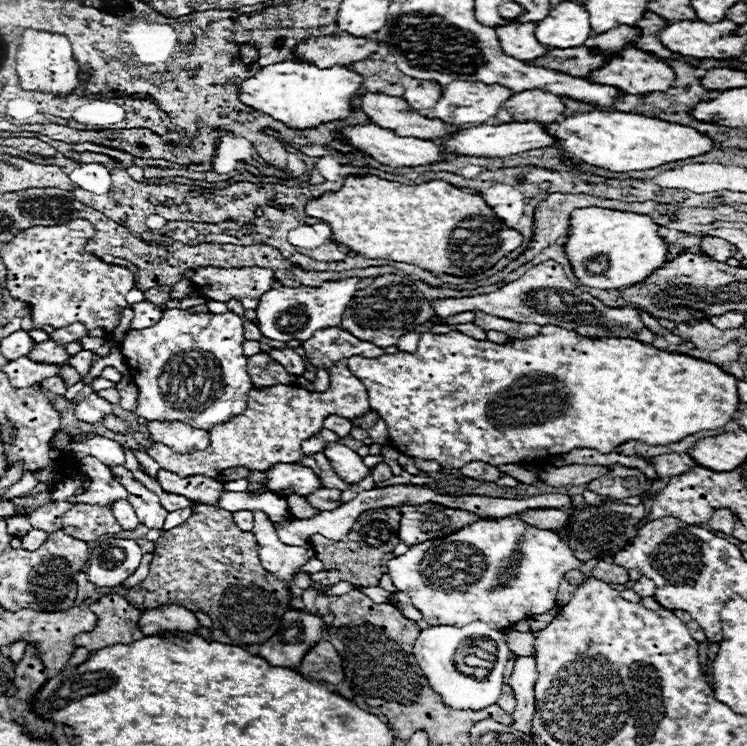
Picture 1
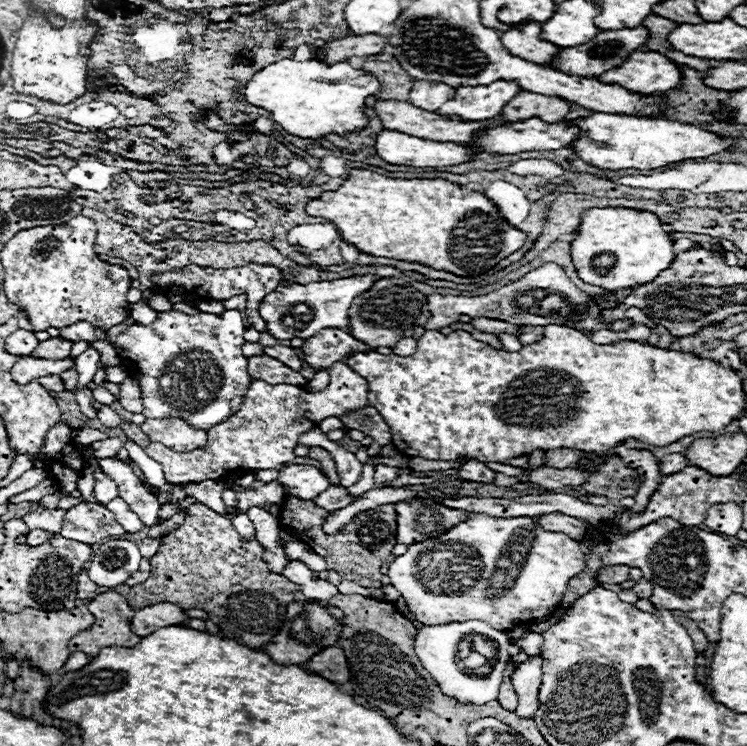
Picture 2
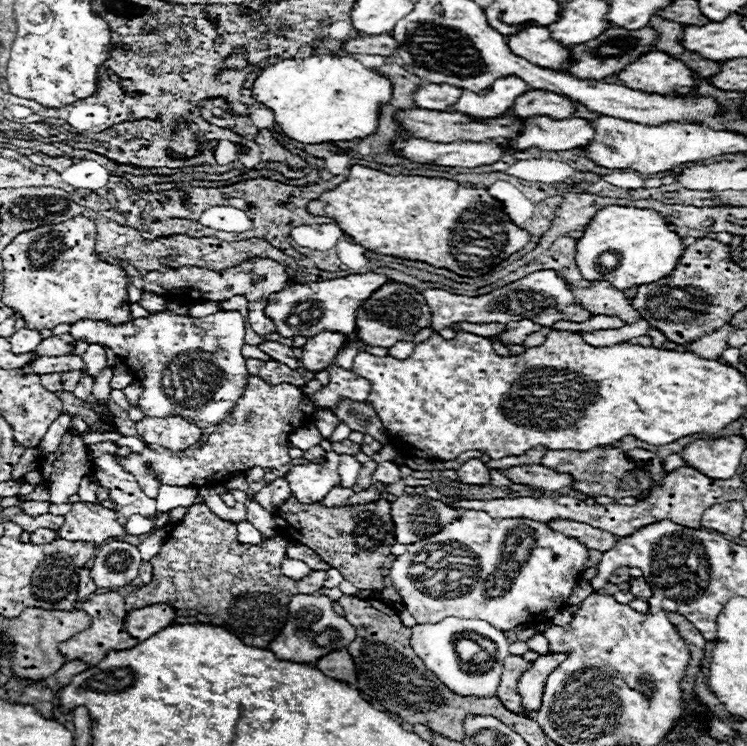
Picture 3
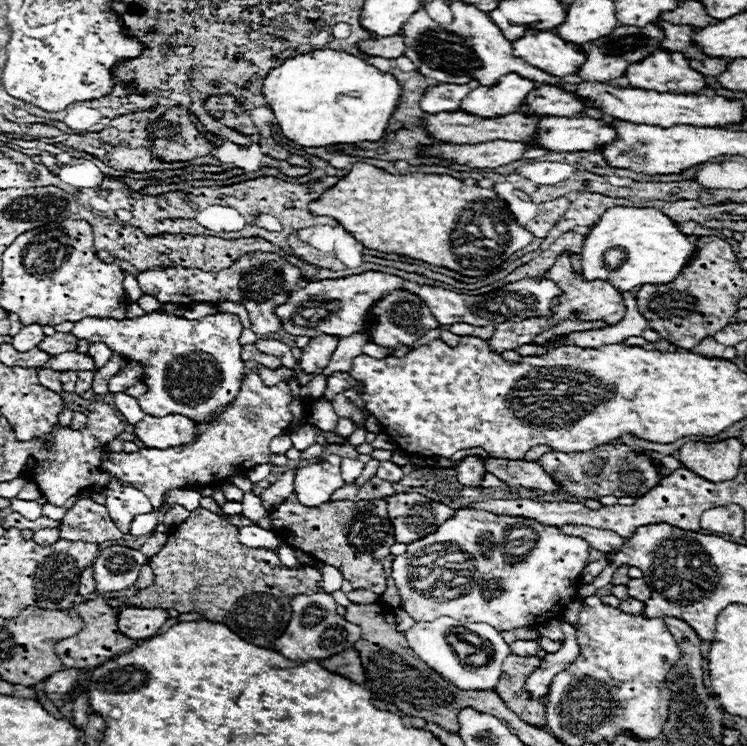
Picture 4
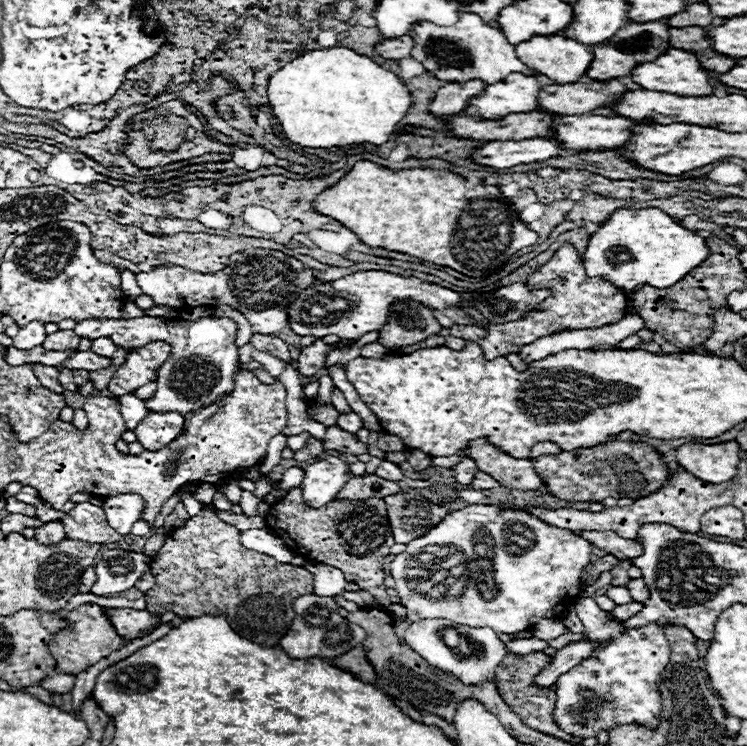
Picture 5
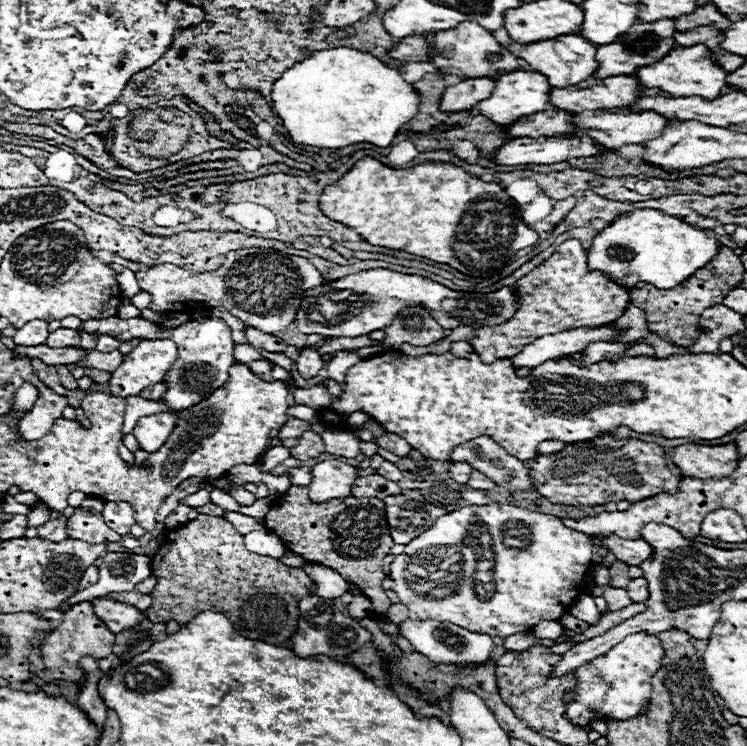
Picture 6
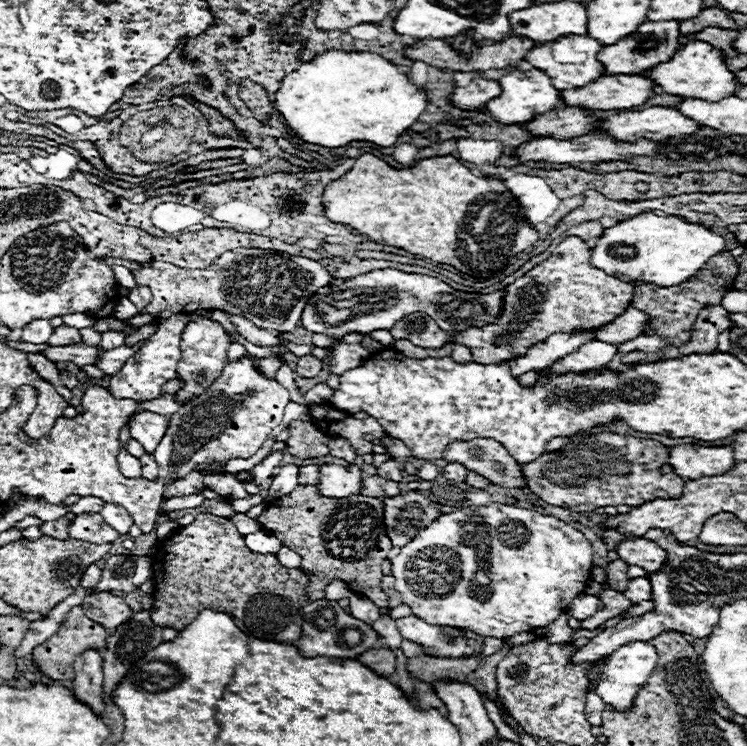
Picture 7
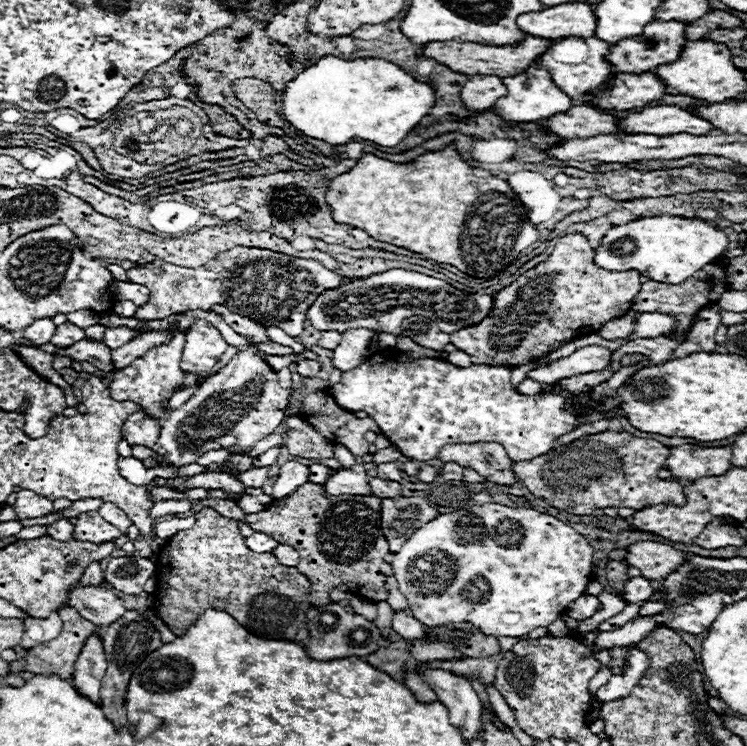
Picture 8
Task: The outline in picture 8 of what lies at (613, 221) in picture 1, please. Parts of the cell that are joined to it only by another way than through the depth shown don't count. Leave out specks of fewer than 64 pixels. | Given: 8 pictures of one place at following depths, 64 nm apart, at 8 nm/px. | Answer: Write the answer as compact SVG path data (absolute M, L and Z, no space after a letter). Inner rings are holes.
M652 216L638 218L622 226L612 226L594 250L594 264L610 272L638 270L654 282L680 284L708 262L722 256L728 248L728 238L716 226L698 218L680 216Z

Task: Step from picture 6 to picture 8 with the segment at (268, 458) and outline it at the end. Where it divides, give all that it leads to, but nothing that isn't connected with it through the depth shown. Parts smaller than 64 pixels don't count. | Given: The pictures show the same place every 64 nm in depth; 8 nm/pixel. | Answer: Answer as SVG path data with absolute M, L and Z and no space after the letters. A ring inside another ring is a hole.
M262 466L262 468L252 468L248 472L244 472L240 476L240 480L244 482L244 486L248 488L262 488L262 484L268 480L268 472L270 472L270 466Z

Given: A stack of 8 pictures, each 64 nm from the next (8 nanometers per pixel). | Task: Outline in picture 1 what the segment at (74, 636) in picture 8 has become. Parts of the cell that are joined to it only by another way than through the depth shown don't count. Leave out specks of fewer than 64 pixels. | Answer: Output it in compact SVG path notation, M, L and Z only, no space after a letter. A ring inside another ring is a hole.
M108 594L94 602L90 610L98 616L96 632L78 634L76 646L84 646L90 652L98 648L106 648L112 644L128 644L136 638L144 638L146 634L140 630L138 622L142 618L142 610L132 608L126 598L118 594Z

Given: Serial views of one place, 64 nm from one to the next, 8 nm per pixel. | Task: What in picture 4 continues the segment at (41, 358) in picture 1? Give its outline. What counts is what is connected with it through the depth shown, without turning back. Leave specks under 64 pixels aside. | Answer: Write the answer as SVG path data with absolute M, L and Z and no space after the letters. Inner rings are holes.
M56 332L52 336L46 336L44 342L40 342L40 350L46 354L64 354L64 352L72 352L76 350L76 338L72 332Z

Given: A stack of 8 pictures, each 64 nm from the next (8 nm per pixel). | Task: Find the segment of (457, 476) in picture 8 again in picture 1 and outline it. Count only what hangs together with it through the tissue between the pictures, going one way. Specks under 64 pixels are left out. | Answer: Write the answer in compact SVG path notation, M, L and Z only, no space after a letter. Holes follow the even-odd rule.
M480 460L468 462L466 466L460 468L460 472L462 472L464 476L470 476L470 478L482 480L482 482L496 482L496 480L502 476L502 472L498 470L498 466L492 466L492 464L480 462Z

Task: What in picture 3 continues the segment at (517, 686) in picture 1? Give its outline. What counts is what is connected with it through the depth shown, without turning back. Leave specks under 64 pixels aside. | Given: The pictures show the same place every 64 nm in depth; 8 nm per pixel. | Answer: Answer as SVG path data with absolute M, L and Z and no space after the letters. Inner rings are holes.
M548 654L548 656L540 656L538 660L532 662L532 668L526 670L520 680L518 680L518 692L522 696L522 706L532 712L540 708L542 702L542 690L546 684L546 678L550 674L550 670L554 670L562 660L566 658L566 654Z

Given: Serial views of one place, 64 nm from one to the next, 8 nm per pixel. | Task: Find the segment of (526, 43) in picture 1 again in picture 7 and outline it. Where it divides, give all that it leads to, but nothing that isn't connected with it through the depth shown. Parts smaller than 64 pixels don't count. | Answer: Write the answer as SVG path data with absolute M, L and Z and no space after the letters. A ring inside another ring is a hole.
M570 34L564 38L552 40L552 42L538 44L534 48L530 48L524 56L534 68L540 68L542 72L546 72L552 78L552 86L556 86L558 90L584 86L584 84L600 78L604 72L604 66L596 60L596 54L602 48L598 42L592 42L592 38L588 38L588 40L568 40L568 38L578 38L578 36Z

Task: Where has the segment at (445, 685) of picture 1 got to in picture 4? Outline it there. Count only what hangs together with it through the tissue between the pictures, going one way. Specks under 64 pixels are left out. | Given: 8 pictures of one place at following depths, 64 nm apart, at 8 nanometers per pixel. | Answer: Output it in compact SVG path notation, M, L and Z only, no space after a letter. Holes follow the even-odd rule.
M442 616L442 618L434 620L434 622L416 622L410 630L406 630L406 638L408 638L408 644L412 646L412 650L416 652L416 656L420 656L432 670L436 670L444 680L448 680L450 684L454 684L460 690L490 690L490 688L494 690L496 684L498 684L498 678L500 678L502 662L510 654L510 646L502 638L502 634L498 630L494 630L494 626L488 626L486 622L474 622L474 624L472 622L460 622L460 620L454 620L454 618L448 618L448 616ZM458 628L474 632L474 634L478 634L480 638L484 638L490 644L492 660L486 666L480 666L480 668L466 666L458 658L458 654L452 650L446 636L448 636L450 630L458 630Z

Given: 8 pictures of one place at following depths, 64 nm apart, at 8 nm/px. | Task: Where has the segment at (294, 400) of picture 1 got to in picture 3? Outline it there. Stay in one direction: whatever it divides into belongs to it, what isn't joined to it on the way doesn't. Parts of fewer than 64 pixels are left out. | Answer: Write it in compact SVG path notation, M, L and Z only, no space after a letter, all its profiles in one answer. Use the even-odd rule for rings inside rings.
M332 366L328 386L316 394L304 394L298 386L292 384L272 386L258 376L250 376L248 388L236 404L236 410L232 410L232 414L228 414L224 422L204 428L204 442L200 442L200 446L184 452L174 452L152 444L146 446L142 454L135 453L126 458L118 458L118 462L126 470L132 470L132 474L136 474L136 482L140 482L140 488L150 498L156 498L160 482L170 486L206 486L210 482L222 480L228 472L244 472L254 466L270 470L280 468L292 460L288 454L288 436L298 428L306 426L318 408L334 412L344 398L354 402L366 402L368 392L370 384L366 378L360 378L352 370L344 370L340 366ZM146 460L151 464L151 469L146 470Z

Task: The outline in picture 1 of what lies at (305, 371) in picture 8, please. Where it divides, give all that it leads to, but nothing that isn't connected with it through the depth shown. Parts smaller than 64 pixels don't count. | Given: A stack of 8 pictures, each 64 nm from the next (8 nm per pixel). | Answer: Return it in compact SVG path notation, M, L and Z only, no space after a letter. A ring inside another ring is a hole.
M342 328L318 330L312 338L308 338L308 342L302 342L302 348L306 352L306 360L318 370L328 370L336 362L350 356L378 358L384 354L384 350L376 344L362 342Z

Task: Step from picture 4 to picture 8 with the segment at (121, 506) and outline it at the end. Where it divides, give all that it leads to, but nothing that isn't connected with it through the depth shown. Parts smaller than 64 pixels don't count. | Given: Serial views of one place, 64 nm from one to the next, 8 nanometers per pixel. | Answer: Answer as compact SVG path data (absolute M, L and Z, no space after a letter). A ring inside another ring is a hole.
M104 502L100 508L98 508L98 514L106 520L106 522L112 522L112 526L116 526L122 534L126 534L126 530L132 526L132 520L124 514L124 510L120 510L116 504L112 502Z

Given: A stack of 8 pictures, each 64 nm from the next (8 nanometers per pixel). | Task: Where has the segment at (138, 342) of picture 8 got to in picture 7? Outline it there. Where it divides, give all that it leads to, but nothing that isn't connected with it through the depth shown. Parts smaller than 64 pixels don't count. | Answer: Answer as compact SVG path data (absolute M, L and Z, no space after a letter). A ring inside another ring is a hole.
M142 342L132 346L132 348L126 348L126 346L120 346L120 348L114 348L114 350L108 350L104 354L100 354L96 366L104 372L104 374L116 374L116 370L120 370L120 366L124 366L124 362L132 356L132 352L140 350Z

